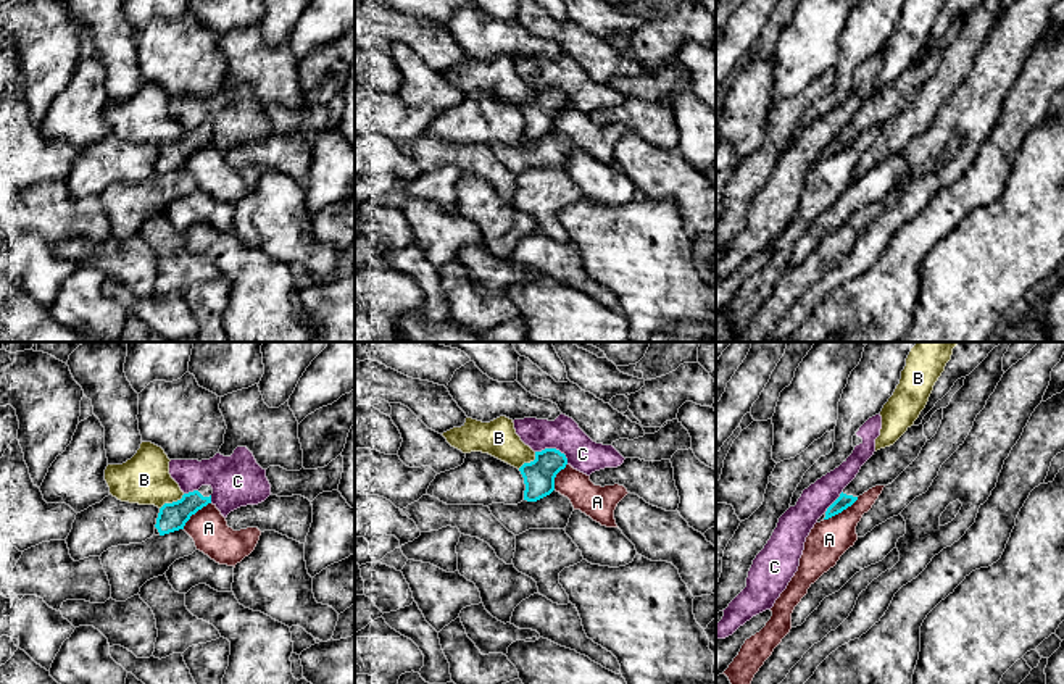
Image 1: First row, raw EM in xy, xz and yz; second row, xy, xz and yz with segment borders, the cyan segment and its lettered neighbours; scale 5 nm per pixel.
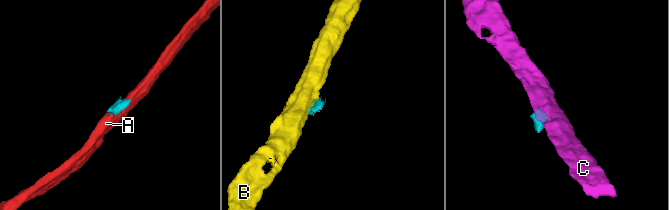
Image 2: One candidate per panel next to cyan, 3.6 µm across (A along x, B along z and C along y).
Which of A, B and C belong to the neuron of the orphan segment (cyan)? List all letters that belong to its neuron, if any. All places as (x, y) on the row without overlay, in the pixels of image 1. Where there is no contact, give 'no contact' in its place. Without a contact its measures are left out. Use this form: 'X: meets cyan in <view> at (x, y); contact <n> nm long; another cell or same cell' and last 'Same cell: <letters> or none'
A: meets cyan in yz at (840, 150); contact 200 nm long; another cell
B: meets cyan in xy at (173, 141); contact 150 nm long; another cell
C: meets cyan in xz at (555, 87); contact 180 nm long; another cell
Same cell: none

